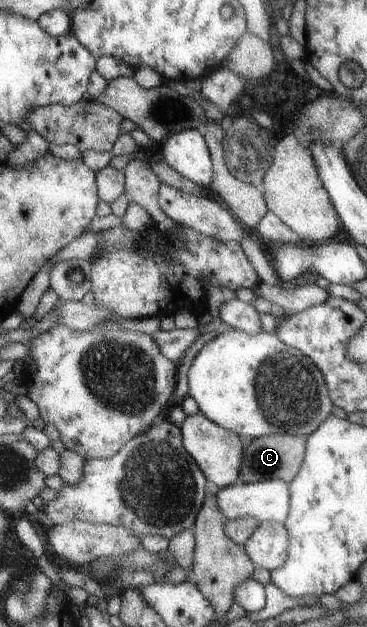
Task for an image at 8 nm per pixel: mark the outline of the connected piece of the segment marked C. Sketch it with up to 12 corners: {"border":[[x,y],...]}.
{"border":[[305,435],[251,439],[237,482],[289,482],[302,463]]}

